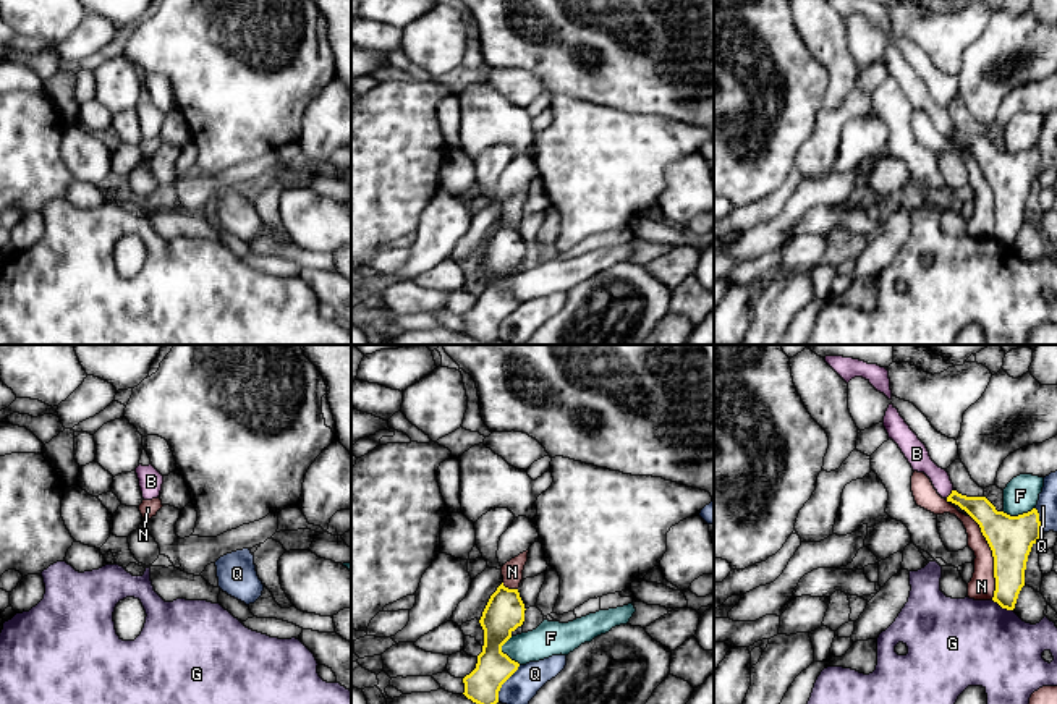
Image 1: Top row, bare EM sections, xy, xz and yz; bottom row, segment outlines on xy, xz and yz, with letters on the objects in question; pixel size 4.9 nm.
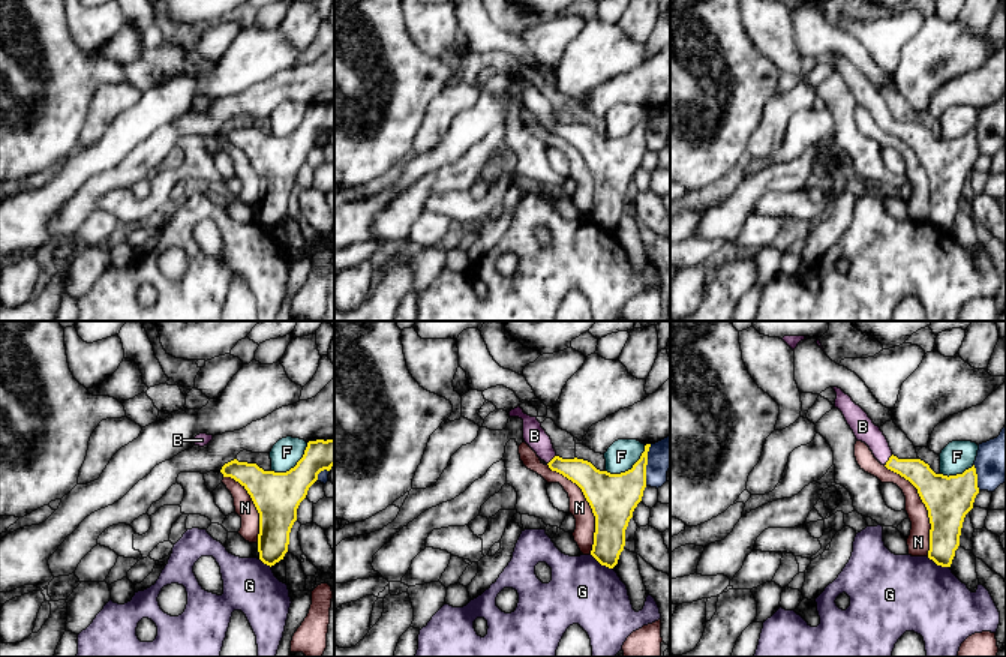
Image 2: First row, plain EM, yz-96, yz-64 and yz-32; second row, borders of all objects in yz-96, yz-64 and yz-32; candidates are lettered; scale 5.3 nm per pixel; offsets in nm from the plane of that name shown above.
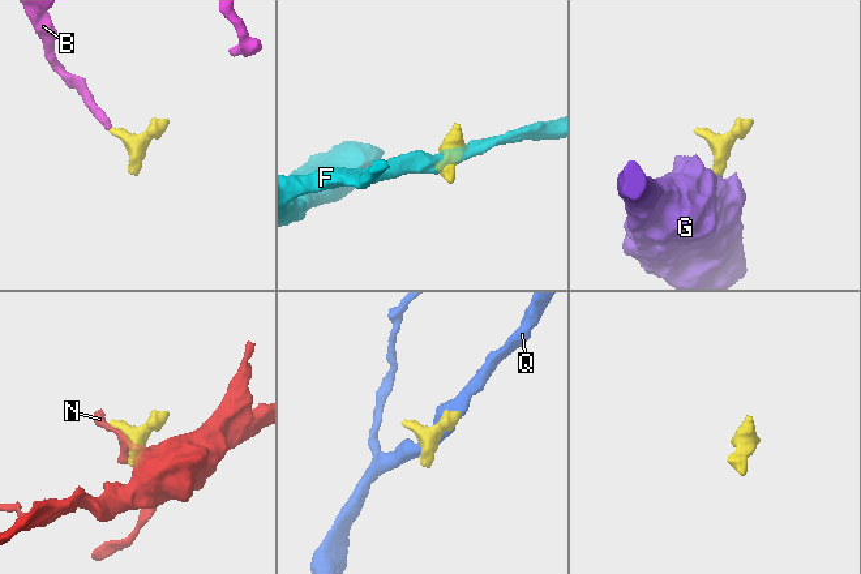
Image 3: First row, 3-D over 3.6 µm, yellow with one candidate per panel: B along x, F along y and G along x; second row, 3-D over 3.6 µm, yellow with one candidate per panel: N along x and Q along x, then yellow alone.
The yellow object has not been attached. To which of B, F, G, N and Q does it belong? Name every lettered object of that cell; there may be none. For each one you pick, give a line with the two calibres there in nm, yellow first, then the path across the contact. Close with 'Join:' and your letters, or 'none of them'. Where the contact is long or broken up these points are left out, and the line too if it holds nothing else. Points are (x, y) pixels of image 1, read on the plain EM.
B: 130 nm thick on the yellow side, 110 nm on the other; runs through yz (991, 159), (976, 144), (950, 131), (918, 94)
Join: B

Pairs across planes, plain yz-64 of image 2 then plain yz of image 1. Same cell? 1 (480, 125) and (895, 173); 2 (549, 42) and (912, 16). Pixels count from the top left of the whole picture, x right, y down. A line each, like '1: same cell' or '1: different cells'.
1: same cell
2: same cell

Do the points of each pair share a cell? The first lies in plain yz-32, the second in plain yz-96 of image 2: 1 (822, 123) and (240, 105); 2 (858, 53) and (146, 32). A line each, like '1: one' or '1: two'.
1: two
2: one

